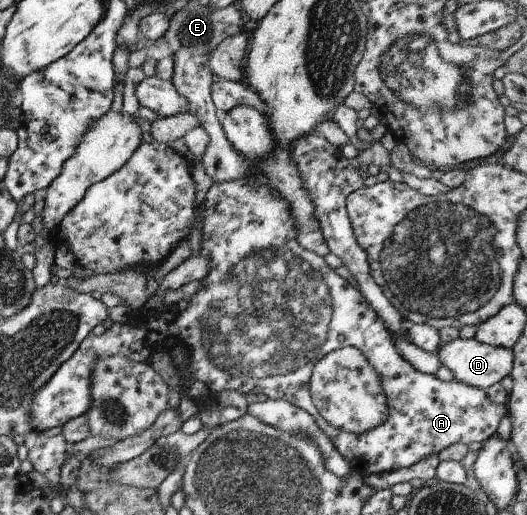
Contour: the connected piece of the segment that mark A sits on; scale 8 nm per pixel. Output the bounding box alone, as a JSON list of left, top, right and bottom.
[30,174,505,477]

